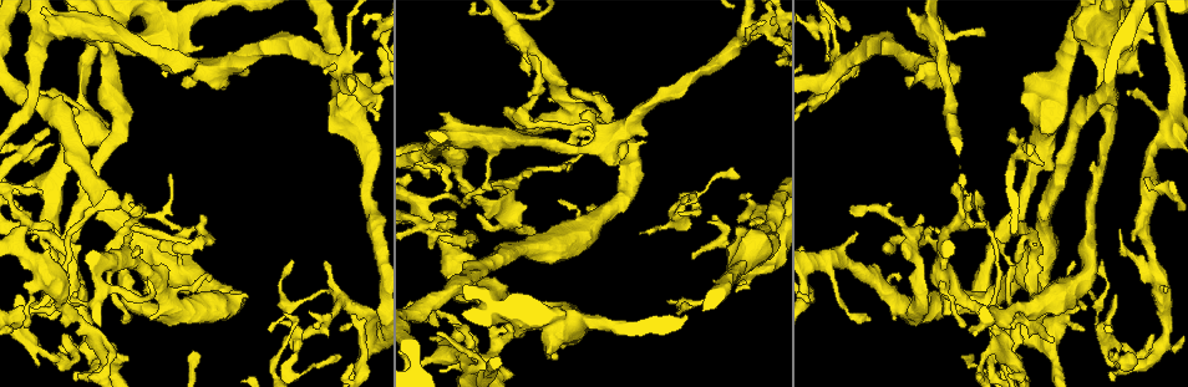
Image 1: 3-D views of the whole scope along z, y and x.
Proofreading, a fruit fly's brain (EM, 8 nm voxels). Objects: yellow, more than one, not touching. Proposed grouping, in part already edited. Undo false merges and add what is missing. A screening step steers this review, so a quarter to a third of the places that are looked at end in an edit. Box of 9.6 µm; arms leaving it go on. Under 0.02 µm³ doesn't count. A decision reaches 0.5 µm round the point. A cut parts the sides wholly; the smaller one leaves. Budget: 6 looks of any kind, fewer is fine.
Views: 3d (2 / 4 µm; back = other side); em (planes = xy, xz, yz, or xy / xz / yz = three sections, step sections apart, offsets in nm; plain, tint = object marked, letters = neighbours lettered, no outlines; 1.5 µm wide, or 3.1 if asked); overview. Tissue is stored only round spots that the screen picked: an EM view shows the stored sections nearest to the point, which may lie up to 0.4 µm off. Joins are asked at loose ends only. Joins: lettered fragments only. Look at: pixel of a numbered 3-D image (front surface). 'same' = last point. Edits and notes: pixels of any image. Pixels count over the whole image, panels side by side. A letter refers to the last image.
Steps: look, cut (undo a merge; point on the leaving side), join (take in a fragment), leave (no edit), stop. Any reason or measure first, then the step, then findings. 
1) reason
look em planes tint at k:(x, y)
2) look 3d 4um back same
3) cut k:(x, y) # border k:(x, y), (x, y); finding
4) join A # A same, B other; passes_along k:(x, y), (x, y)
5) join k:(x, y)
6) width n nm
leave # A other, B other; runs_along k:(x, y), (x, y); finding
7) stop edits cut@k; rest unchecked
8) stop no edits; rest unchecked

stops while still wide
look em planes letters at 1:(432, 338)

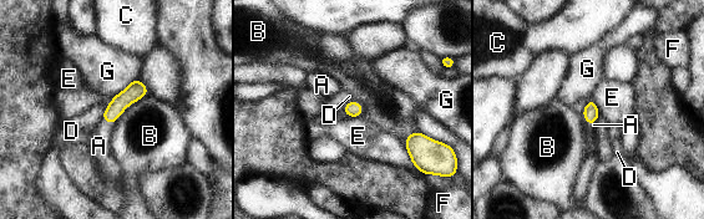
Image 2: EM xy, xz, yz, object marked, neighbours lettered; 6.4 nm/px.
longest_contact B 320 nm
join A # A same, B other, C other, D other, E other, F other, G other; passes_along 2:(132, 93), (106, 121), (99, 146); the neuron continues

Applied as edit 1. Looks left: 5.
a narrow waist
look em planes plain at 1:(1107, 335)

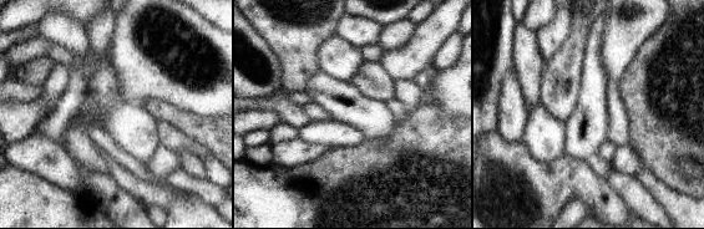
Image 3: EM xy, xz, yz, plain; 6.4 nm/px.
look em planes tint same

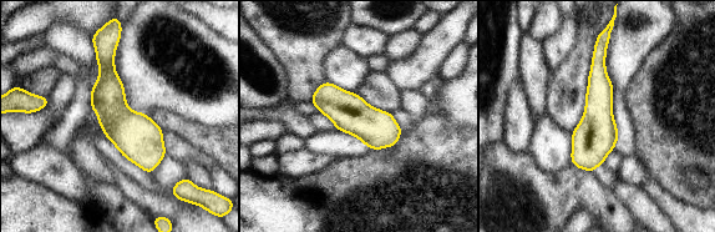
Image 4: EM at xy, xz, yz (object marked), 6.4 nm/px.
see the neighbours
look em planes letters same

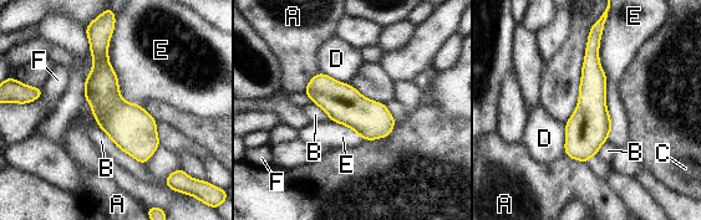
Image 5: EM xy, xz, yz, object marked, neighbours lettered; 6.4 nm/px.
width 240 nm
leave # A other, B other, C other, D other, E other, F other; border 5:(603, 25), (599, 64), (613, 127); all the same neuron

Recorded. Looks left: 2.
see it whole again
look overview

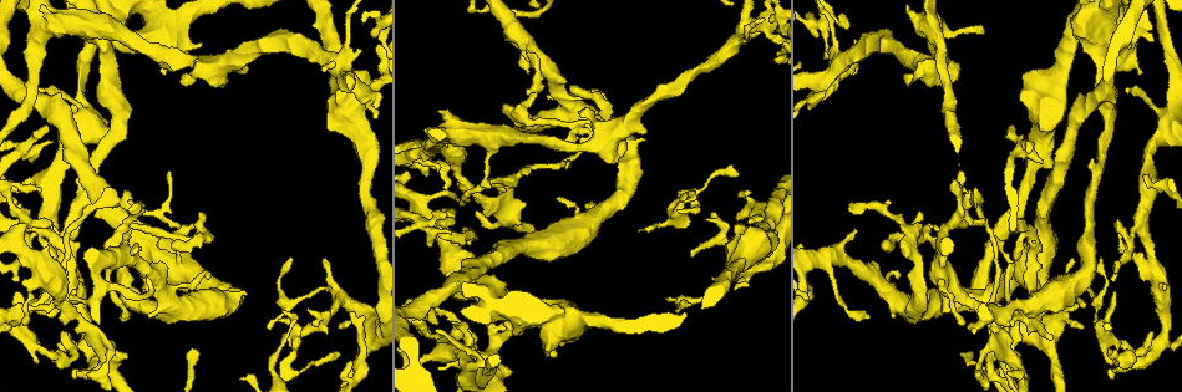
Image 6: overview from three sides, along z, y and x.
look em planes letters at 6:(131, 211)

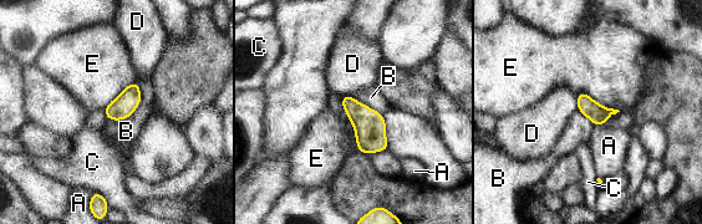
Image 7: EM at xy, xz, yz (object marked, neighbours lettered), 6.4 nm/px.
leave # A other, B other, C other, D other, E other; border 7:(578, 92), (619, 111); none of them fits

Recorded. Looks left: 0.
stop edits join@2; rest unchecked

